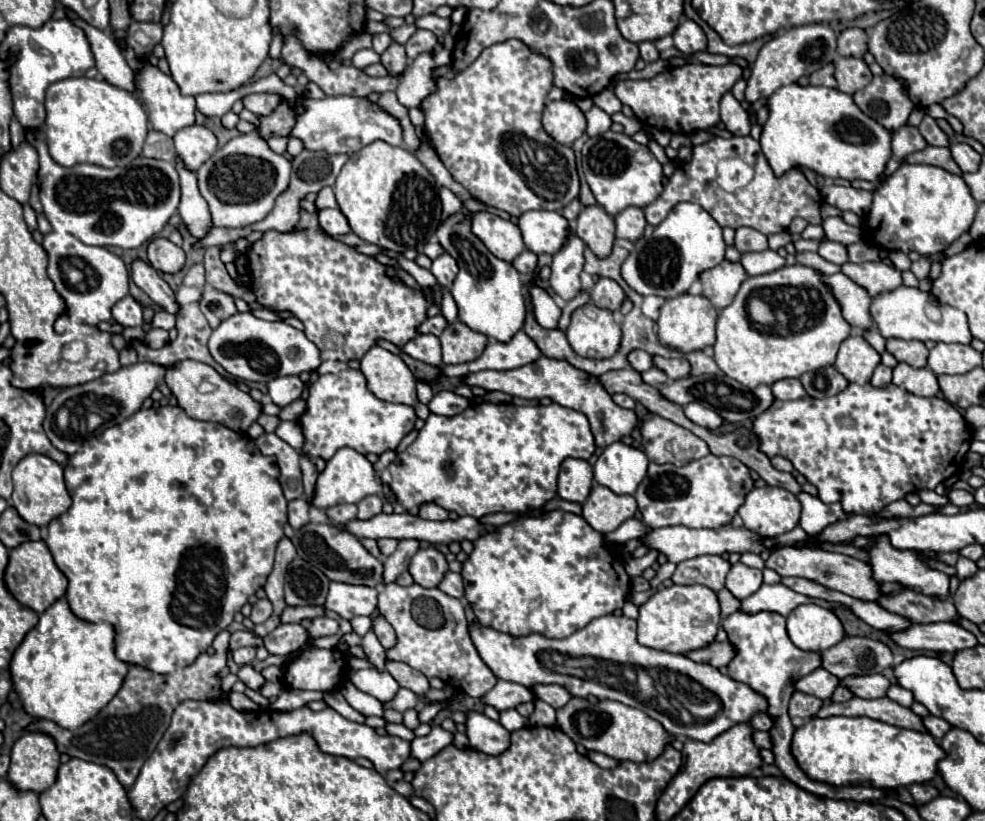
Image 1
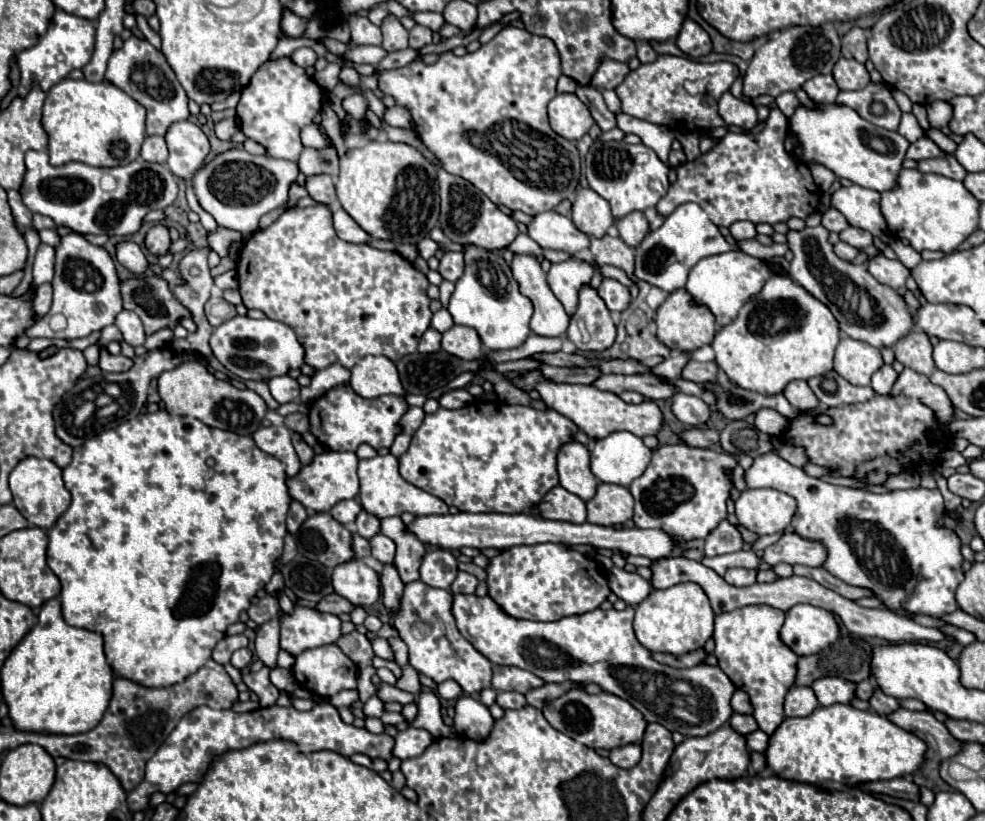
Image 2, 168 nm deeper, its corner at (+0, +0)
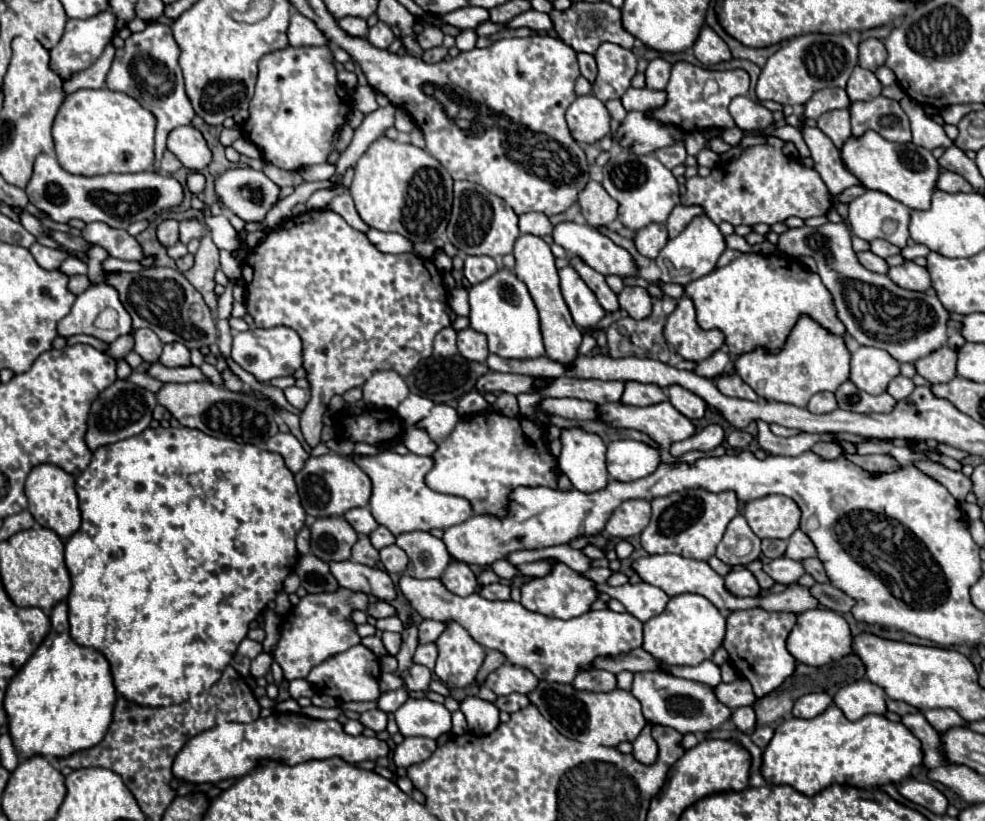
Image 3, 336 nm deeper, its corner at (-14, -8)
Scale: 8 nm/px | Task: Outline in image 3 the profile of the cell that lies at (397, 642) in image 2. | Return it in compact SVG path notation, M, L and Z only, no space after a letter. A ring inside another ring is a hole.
M413 664L411 670L405 674L405 686L409 690L427 690L431 682L431 670L421 664Z

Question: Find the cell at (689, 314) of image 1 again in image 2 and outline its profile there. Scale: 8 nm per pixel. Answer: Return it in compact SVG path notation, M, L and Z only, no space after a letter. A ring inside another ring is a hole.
M685 288L671 292L669 298L657 308L655 324L657 324L657 338L665 346L677 348L681 352L693 352L705 344L711 344L715 336L715 316L707 306L695 302L695 298Z

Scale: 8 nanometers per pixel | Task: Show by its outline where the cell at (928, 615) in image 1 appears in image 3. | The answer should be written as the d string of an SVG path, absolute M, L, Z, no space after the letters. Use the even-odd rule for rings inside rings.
M807 558L807 560L803 560L803 566L805 566L807 574L811 574L817 582L829 582L827 574L823 570L823 564L819 562L819 558Z

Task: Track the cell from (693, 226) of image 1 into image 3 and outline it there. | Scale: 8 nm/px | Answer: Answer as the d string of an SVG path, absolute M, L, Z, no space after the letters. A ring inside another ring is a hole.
M705 214L693 218L693 222L673 240L667 242L667 246L659 252L657 256L657 266L661 270L661 280L663 282L673 282L673 284L689 284L691 280L697 280L709 272L713 272L719 256L725 250L725 238L719 230L717 224L713 224Z

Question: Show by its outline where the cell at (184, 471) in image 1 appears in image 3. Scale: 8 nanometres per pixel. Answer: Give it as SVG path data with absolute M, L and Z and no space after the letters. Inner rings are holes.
M147 428L137 436L119 440L111 446L101 446L93 452L91 464L75 480L79 496L81 526L65 544L65 564L71 574L71 592L67 596L69 606L69 634L81 644L101 652L109 666L113 684L119 696L139 706L173 706L185 702L193 694L209 690L223 674L239 642L249 632L249 622L255 620L261 610L283 590L283 580L297 564L295 538L305 526L307 514L299 502L297 486L291 470L287 470L283 458L253 444L237 444L233 440L219 440L191 428Z

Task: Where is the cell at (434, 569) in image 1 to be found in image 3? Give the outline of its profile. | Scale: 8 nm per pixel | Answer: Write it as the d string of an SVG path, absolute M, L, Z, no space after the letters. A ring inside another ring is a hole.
M451 562L445 570L445 574L441 576L441 582L457 596L469 596L475 592L477 588L477 578L471 572L471 568L463 562Z

